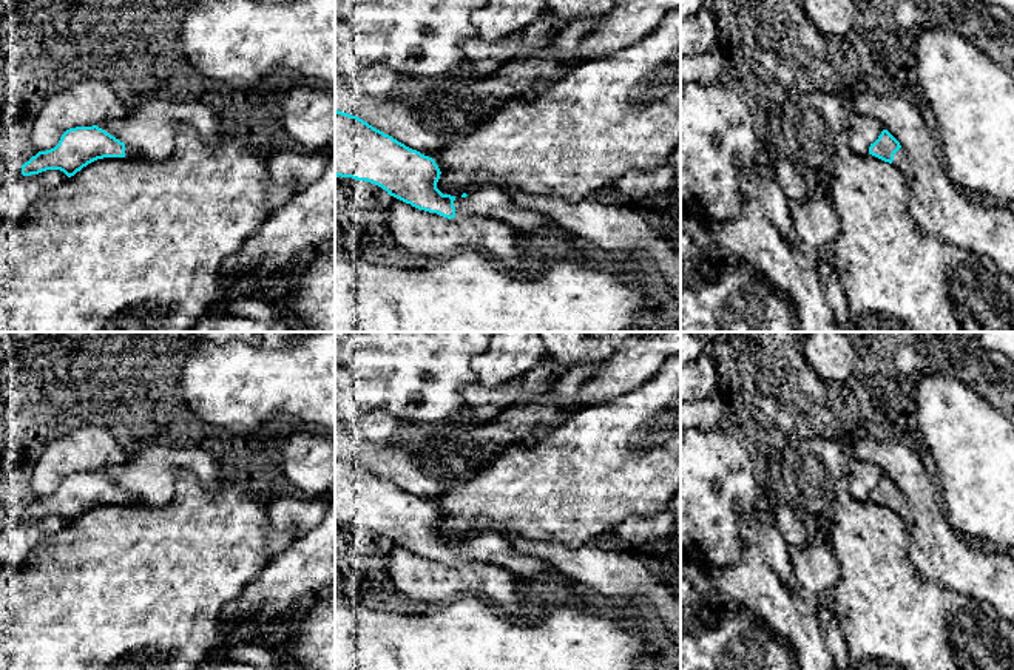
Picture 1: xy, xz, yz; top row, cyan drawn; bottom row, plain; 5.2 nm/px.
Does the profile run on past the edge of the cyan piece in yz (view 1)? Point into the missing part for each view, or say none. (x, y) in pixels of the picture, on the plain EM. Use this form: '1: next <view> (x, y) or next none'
1: next yz (900, 507)

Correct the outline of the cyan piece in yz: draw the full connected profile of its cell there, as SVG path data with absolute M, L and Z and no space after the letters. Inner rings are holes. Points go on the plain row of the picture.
M883 475L878 485L870 489L869 500L892 509L900 519L904 520L908 528L912 525L914 519L911 508L908 506L908 500L887 475Z

